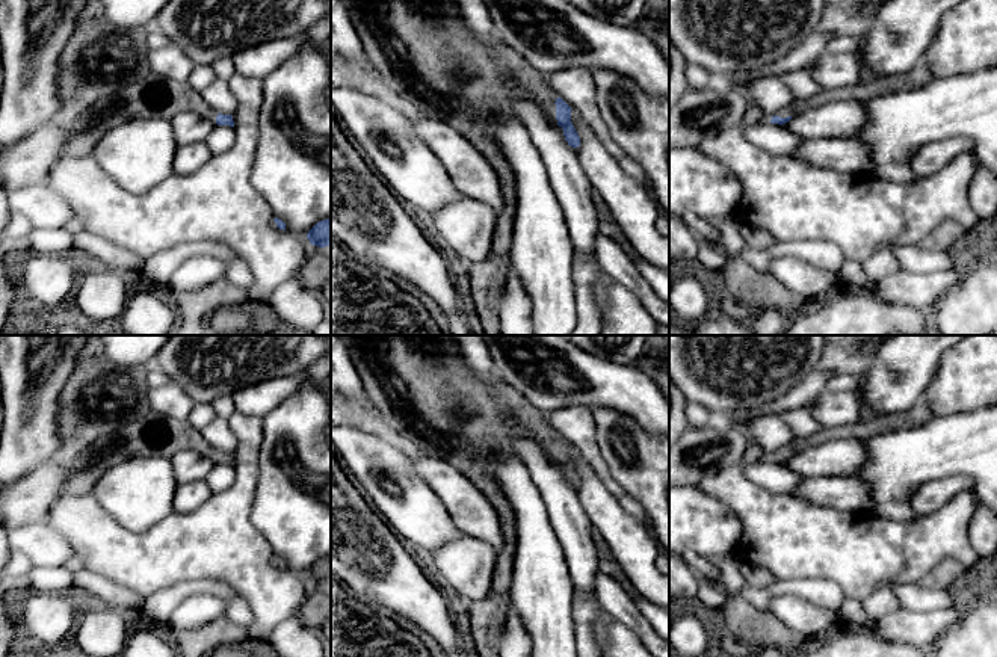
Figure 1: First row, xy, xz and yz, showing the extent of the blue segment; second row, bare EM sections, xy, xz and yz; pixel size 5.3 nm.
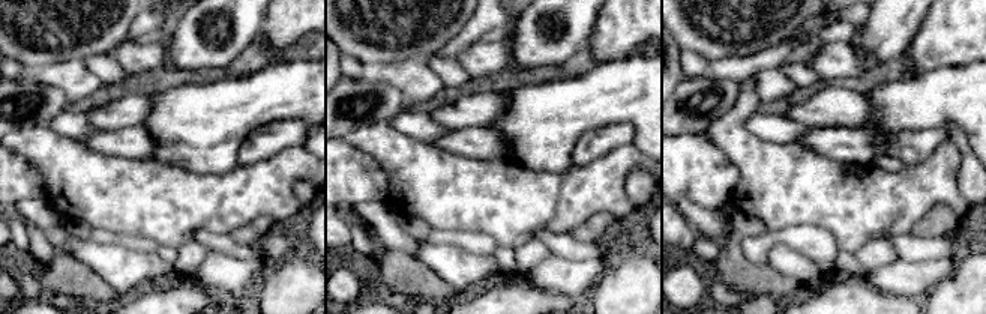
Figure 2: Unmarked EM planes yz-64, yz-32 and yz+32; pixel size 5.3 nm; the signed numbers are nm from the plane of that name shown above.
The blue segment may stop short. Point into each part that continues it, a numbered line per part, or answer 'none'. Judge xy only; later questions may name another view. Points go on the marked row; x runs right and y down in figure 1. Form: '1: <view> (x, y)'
1: xy (154, 95)

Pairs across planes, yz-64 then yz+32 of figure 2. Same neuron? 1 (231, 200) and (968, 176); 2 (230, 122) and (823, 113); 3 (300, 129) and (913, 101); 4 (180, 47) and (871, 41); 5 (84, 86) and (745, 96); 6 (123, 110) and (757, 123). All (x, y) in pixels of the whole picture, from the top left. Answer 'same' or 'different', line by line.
1: different
2: different
3: different
4: same
5: different
6: different

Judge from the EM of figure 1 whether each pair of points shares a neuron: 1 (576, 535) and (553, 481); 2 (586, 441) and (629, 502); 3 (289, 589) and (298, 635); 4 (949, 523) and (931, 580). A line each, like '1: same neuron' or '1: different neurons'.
1: same neuron
2: same neuron
3: different neurons
4: different neurons

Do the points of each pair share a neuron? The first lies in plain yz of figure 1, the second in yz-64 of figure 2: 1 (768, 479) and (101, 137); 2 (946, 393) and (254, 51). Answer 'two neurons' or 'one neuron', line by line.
1: two neurons
2: two neurons

